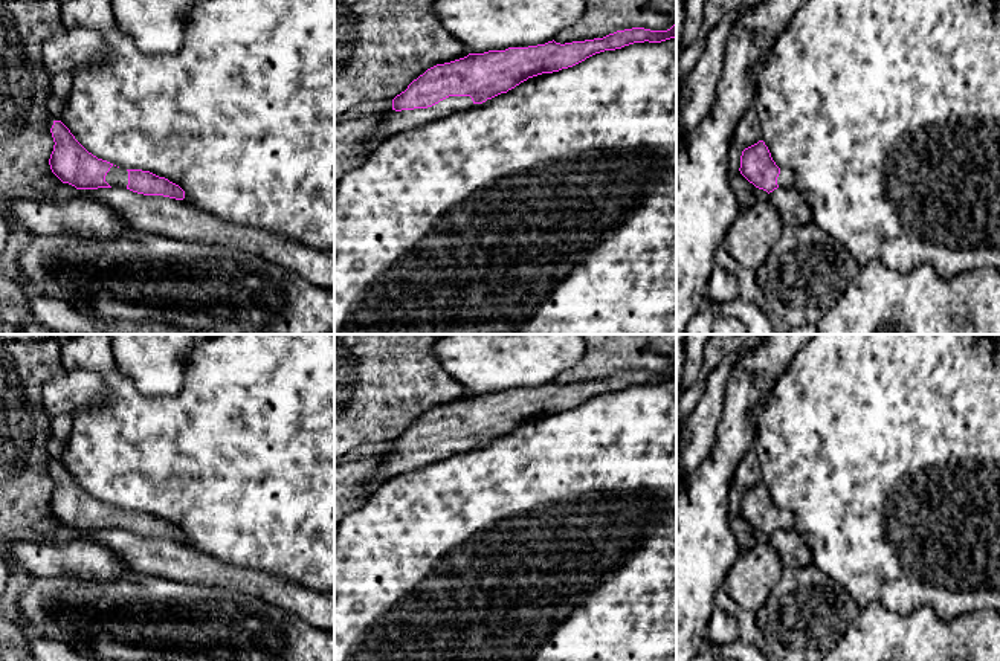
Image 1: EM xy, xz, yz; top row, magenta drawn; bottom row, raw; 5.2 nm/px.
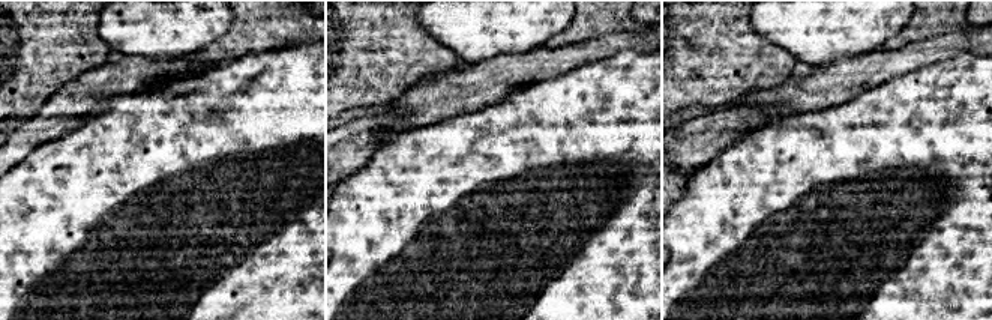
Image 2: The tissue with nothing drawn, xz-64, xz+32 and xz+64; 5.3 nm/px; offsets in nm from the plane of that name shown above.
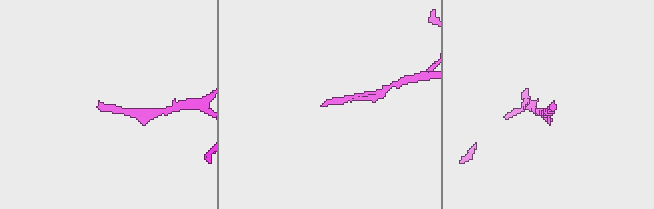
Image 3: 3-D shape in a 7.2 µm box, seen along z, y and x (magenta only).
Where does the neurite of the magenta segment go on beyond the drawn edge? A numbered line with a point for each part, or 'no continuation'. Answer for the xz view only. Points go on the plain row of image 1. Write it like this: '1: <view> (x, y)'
1: xz (394, 464)

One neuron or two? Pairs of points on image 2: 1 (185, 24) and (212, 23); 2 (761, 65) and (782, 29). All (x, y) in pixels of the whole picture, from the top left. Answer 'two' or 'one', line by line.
1: one
2: two

